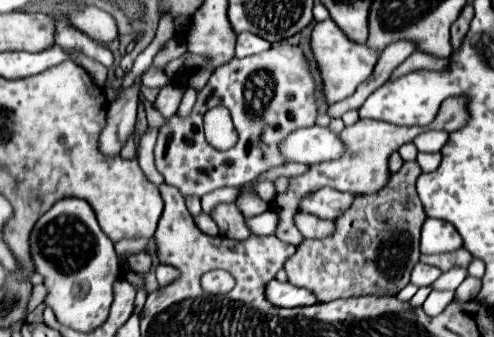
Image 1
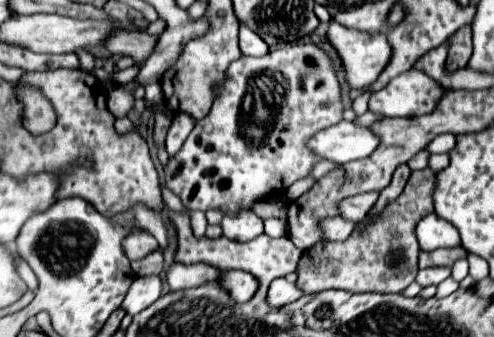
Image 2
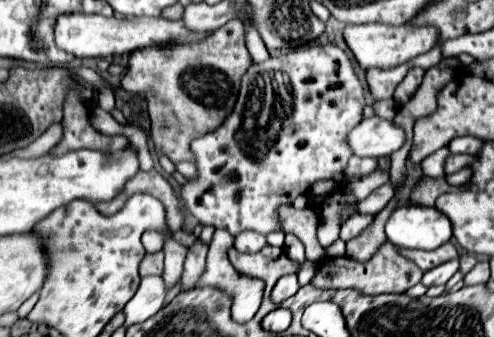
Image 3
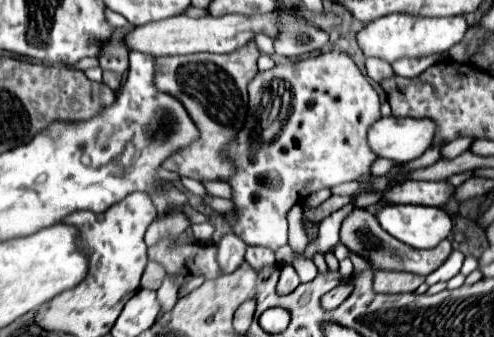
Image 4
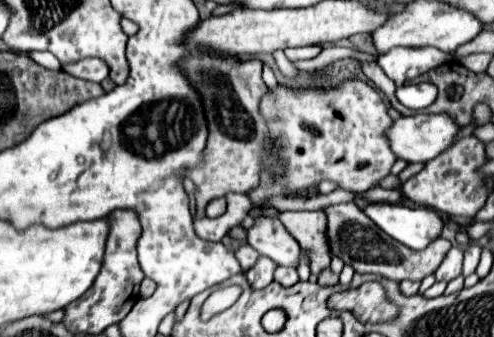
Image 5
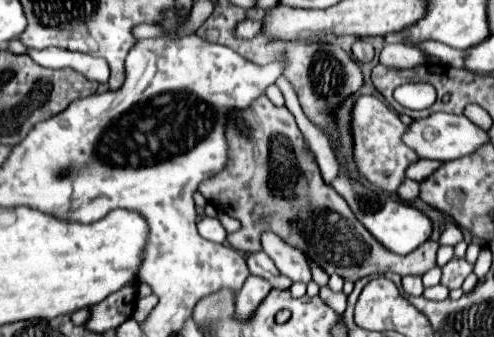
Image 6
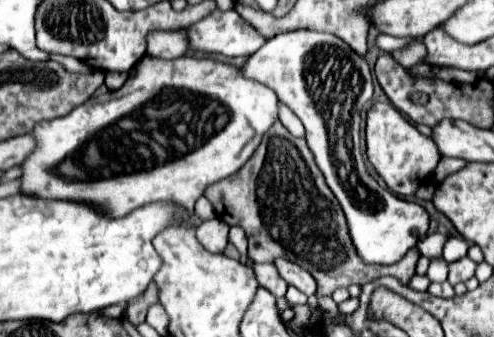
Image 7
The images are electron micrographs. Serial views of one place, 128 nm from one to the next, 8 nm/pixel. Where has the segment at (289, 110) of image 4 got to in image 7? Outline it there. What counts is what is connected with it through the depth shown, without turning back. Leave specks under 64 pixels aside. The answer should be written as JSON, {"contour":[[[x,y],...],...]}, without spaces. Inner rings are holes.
{"contour":[[[376,102],[366,116],[366,140],[368,140],[368,160],[374,170],[382,176],[388,188],[404,198],[416,194],[416,190],[428,182],[440,162],[440,152],[436,144],[420,134],[412,122],[408,122],[392,104]],[[276,260],[274,264],[280,272],[280,276],[290,284],[296,286],[300,292],[304,292],[306,296],[312,296],[316,292],[316,280],[300,266],[288,262],[288,260]]]}

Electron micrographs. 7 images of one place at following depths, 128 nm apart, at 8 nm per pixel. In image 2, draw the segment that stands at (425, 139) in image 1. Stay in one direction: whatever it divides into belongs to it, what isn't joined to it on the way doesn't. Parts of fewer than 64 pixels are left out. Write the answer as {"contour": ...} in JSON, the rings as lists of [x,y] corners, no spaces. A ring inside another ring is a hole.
{"contour":[[[442,134],[436,136],[426,150],[430,150],[432,154],[442,154],[442,152],[452,152],[452,148],[456,146],[456,136],[454,134]]]}

